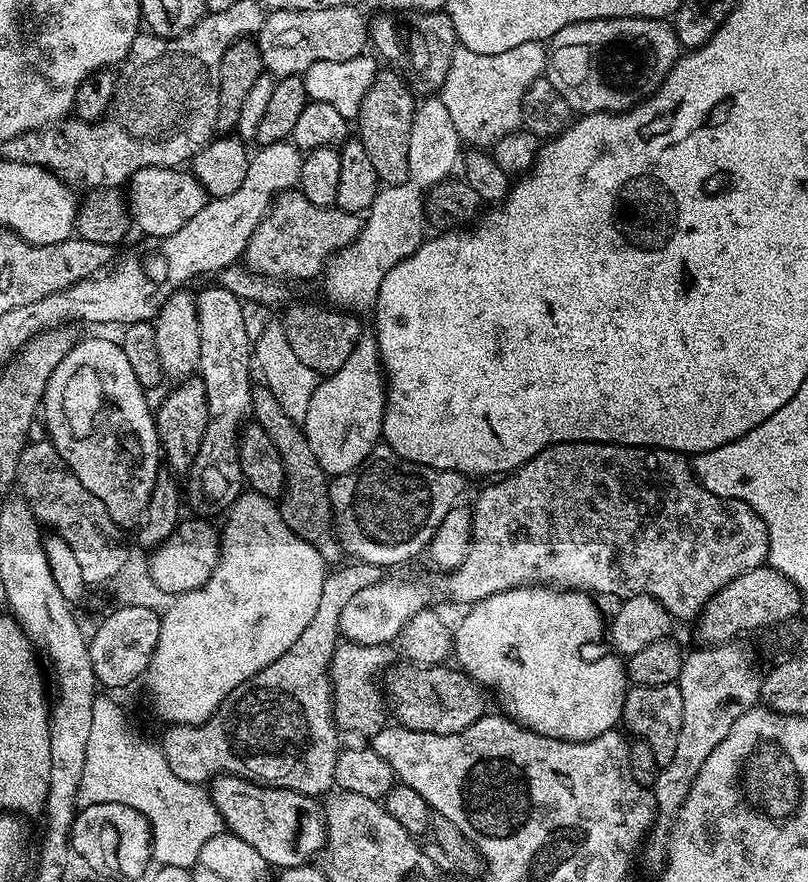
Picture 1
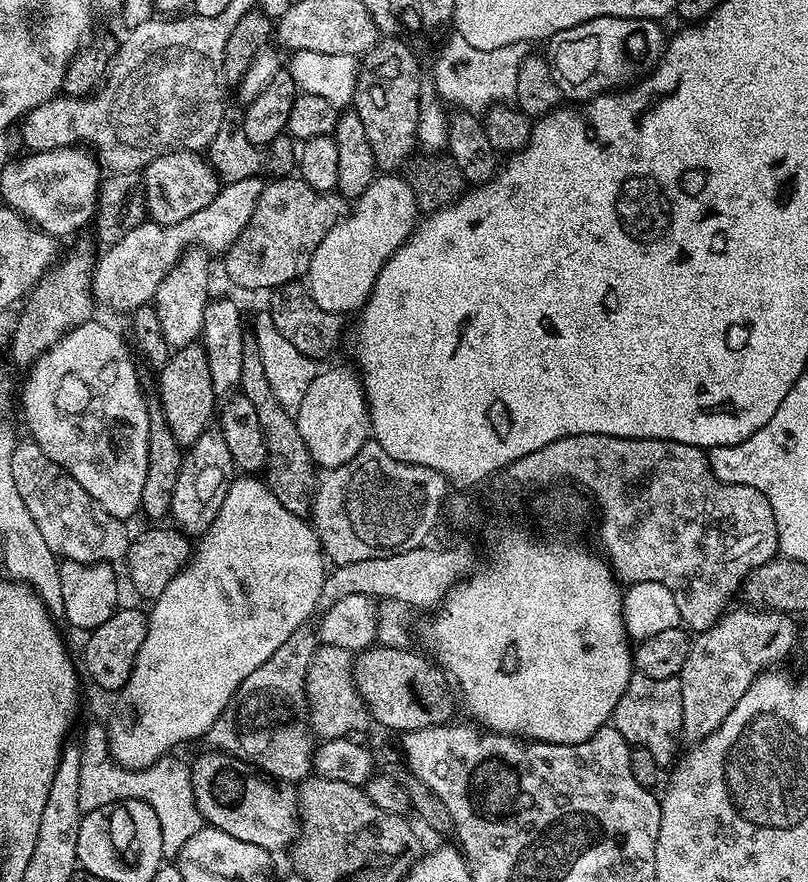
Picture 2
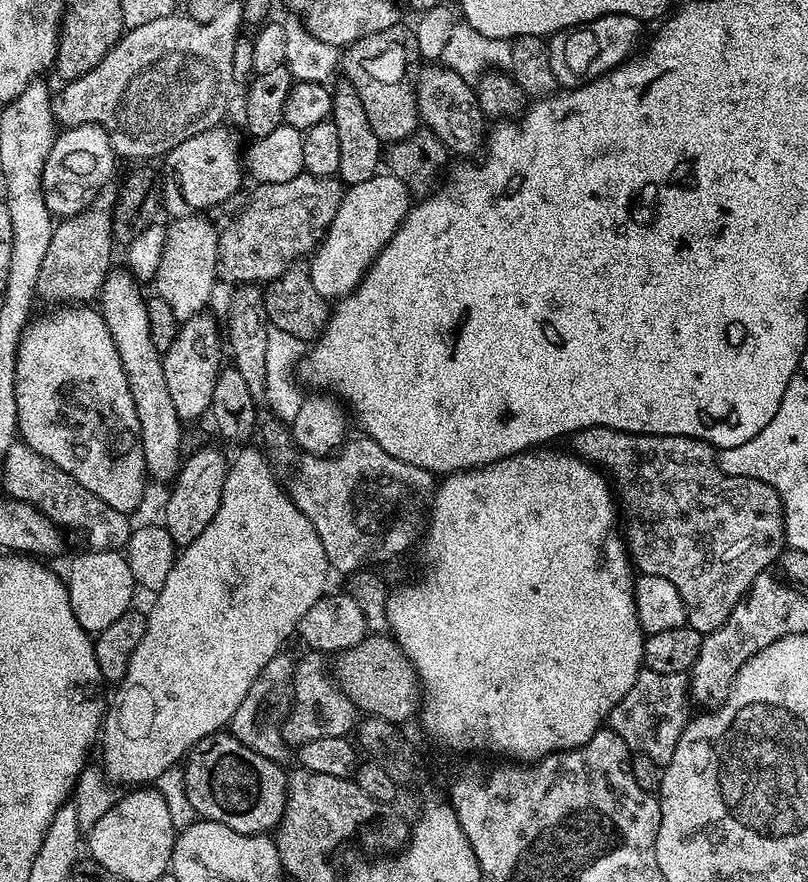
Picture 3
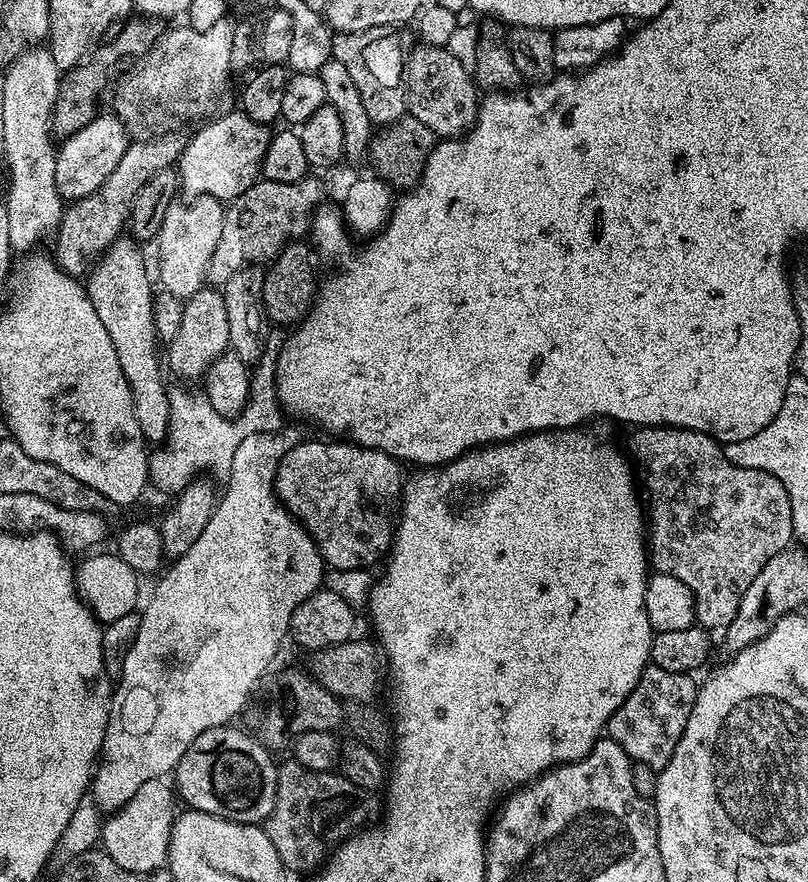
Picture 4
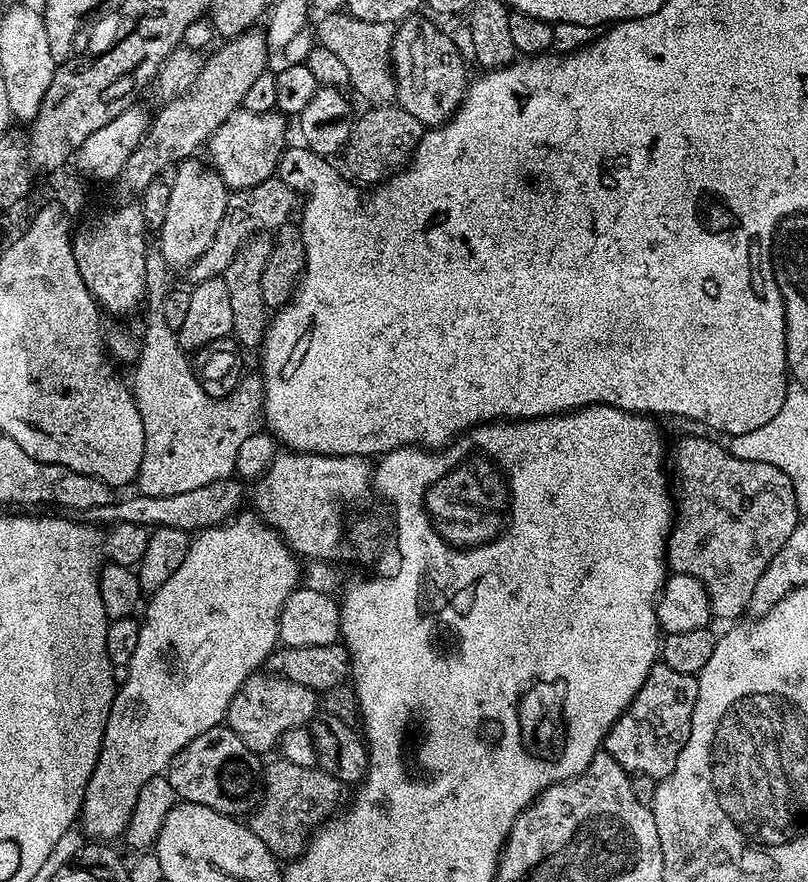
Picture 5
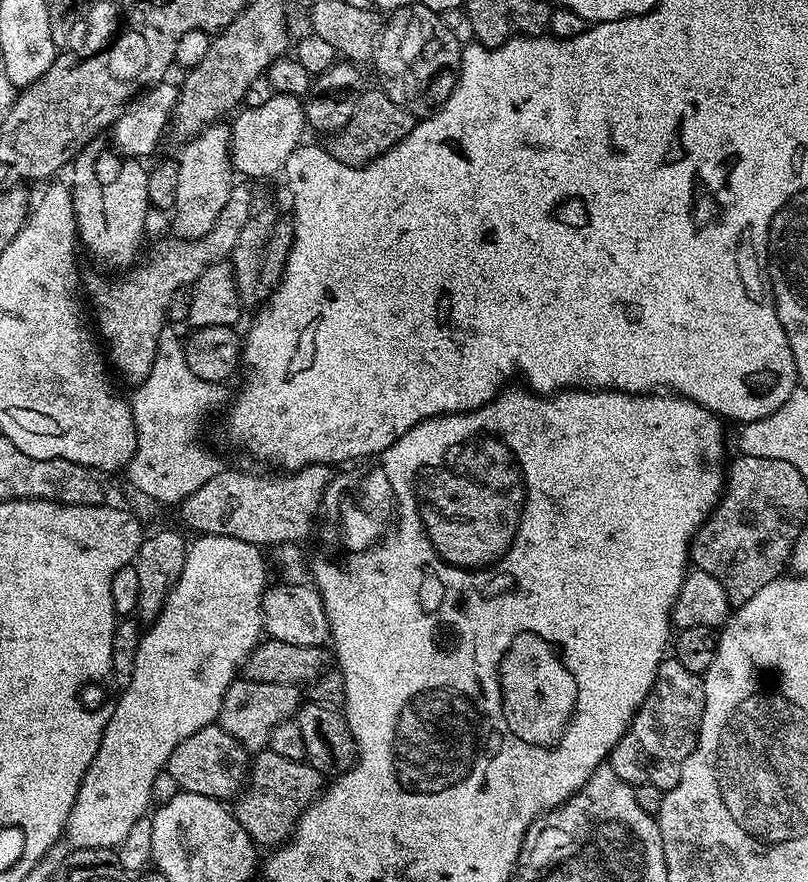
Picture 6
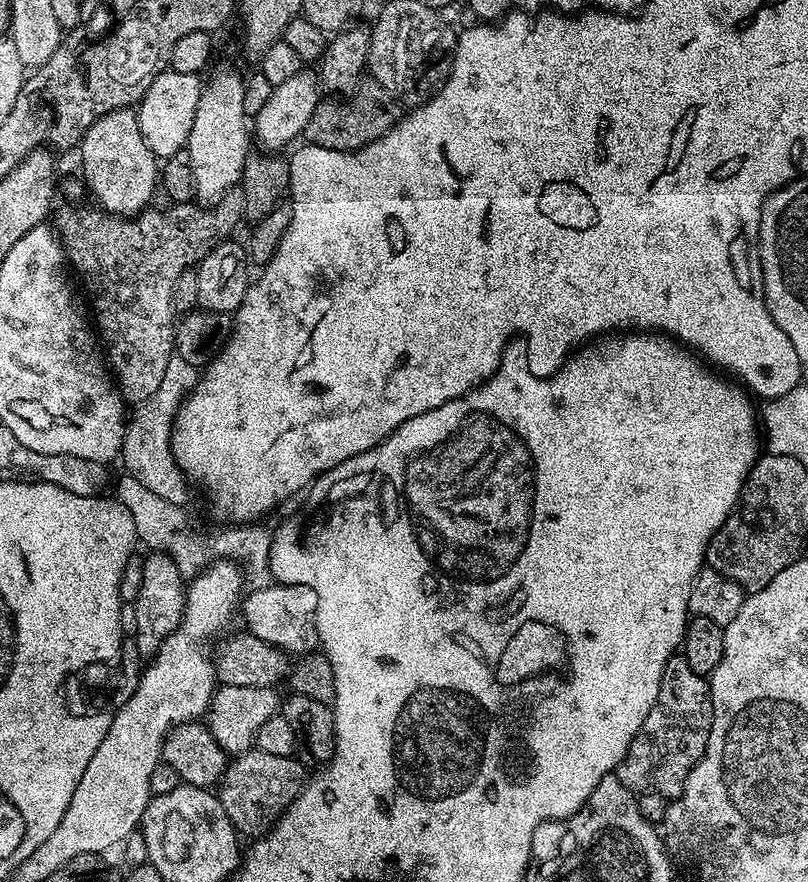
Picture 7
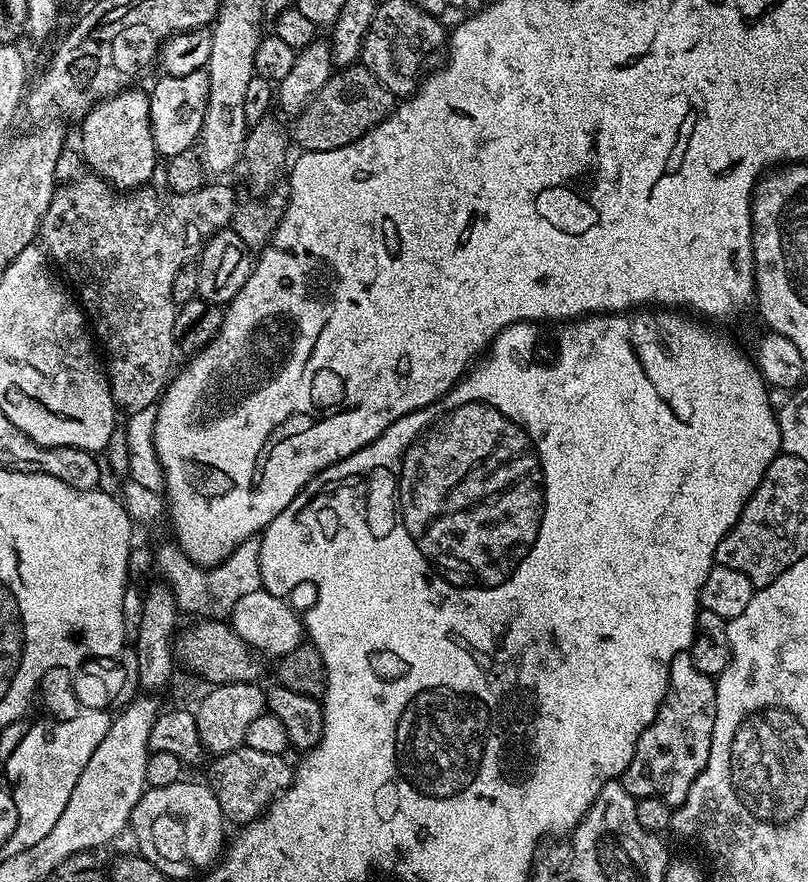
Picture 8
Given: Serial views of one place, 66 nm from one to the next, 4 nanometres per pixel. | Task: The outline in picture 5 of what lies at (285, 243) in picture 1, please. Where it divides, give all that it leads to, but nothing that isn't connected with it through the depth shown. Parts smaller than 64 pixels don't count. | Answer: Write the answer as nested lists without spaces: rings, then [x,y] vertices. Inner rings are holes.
[[[279,178],[258,182],[258,186],[233,191],[228,198],[226,214],[218,226],[218,234],[214,234],[214,242],[210,242],[207,250],[187,268],[186,276],[192,279],[193,285],[215,276],[223,277],[226,266],[234,262],[234,254],[238,254],[238,250],[250,237],[256,232],[271,233],[273,230],[283,229],[291,221],[288,219],[291,218],[295,208],[297,211],[298,193]]]

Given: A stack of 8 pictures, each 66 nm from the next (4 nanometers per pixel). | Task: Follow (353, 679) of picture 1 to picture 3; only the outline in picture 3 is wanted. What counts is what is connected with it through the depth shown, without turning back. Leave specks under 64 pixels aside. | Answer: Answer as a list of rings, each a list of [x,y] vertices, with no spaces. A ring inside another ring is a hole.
[[[311,650],[305,651],[301,660],[297,659],[292,673],[294,693],[294,717],[296,716],[297,745],[314,742],[314,738],[338,738],[348,736],[358,723],[358,713],[350,698],[340,689],[323,655]]]

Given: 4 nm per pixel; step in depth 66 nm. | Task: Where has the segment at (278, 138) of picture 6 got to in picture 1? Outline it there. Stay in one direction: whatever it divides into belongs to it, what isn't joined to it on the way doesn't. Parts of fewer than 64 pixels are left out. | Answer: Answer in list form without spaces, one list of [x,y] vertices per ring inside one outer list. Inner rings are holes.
[[[180,166],[138,170],[126,185],[126,195],[128,198],[128,210],[132,213],[133,225],[137,229],[140,227],[146,235],[157,236],[157,238],[163,238],[182,230],[182,226],[186,222],[190,222],[190,218],[194,218],[194,214],[198,214],[198,210],[202,210],[202,206],[207,204],[210,199],[208,193],[196,181],[196,177],[192,175],[191,171],[185,170]]]

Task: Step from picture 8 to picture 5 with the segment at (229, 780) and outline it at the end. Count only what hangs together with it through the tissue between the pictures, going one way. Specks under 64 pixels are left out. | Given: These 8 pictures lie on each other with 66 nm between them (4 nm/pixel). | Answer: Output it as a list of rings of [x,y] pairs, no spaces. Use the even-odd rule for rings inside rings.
[[[276,758],[269,768],[267,765],[263,769],[262,792],[263,788],[264,797],[259,797],[246,823],[251,832],[258,834],[266,850],[273,852],[276,859],[281,862],[291,862],[302,855],[308,847],[308,839],[313,831],[341,807],[340,781],[326,774],[319,766],[294,766],[294,762]]]

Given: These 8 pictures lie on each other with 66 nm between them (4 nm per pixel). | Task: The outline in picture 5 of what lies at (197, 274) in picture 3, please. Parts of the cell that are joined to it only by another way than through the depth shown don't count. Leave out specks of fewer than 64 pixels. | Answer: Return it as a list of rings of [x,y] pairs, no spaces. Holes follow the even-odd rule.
[[[189,158],[180,161],[176,165],[176,177],[174,178],[174,190],[170,190],[170,202],[166,209],[166,222],[158,229],[158,241],[165,254],[166,262],[172,270],[187,270],[191,264],[214,242],[214,234],[218,234],[218,226],[226,214],[226,206],[230,189],[222,182],[222,178],[216,173],[215,168],[207,163],[199,164],[199,159]]]

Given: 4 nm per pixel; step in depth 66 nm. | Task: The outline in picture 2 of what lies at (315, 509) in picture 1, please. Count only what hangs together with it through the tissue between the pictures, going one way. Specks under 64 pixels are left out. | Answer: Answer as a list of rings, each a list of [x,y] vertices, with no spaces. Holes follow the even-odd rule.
[[[245,339],[242,354],[242,374],[238,385],[239,395],[246,397],[258,413],[258,426],[264,435],[268,462],[266,465],[266,483],[268,489],[290,510],[290,514],[307,517],[312,506],[312,492],[316,489],[318,467],[312,460],[307,442],[303,440],[296,425],[296,417],[291,416],[282,408],[281,403],[270,388],[267,367],[256,349],[256,341]]]

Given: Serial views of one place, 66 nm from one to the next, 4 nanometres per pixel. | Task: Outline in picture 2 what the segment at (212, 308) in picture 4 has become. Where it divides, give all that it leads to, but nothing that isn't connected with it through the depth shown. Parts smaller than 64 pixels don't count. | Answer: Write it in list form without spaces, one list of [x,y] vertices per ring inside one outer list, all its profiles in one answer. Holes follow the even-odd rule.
[[[203,343],[187,344],[185,348],[177,348],[168,357],[168,365],[159,369],[160,406],[164,414],[166,426],[174,434],[181,446],[193,444],[202,433],[209,431],[214,413],[218,408],[218,393],[214,390],[214,382],[210,382],[210,366],[204,353]]]

